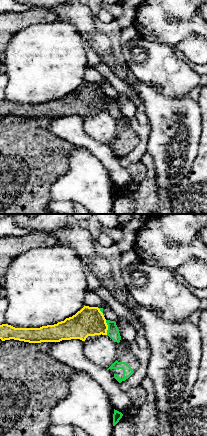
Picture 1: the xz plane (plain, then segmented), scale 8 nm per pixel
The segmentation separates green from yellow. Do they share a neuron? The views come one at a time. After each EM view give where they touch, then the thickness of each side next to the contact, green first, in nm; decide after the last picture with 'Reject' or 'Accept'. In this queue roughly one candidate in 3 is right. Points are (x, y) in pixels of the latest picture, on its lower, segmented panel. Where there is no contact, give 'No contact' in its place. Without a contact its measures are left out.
Touches green at (108, 327). Thickness 100 nm (green) against 240 nm

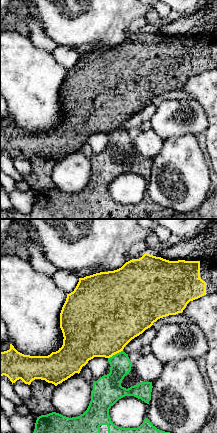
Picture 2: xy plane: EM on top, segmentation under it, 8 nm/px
Touches green at (115, 354). Thickness 170 nm (green) against 480 nm

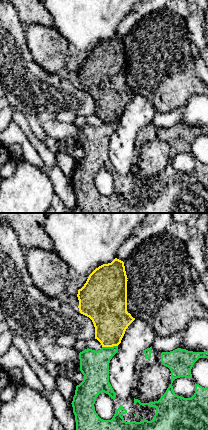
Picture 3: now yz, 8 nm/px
Touches green at (109, 347). Thickness 240 nm (green) against 280 nm

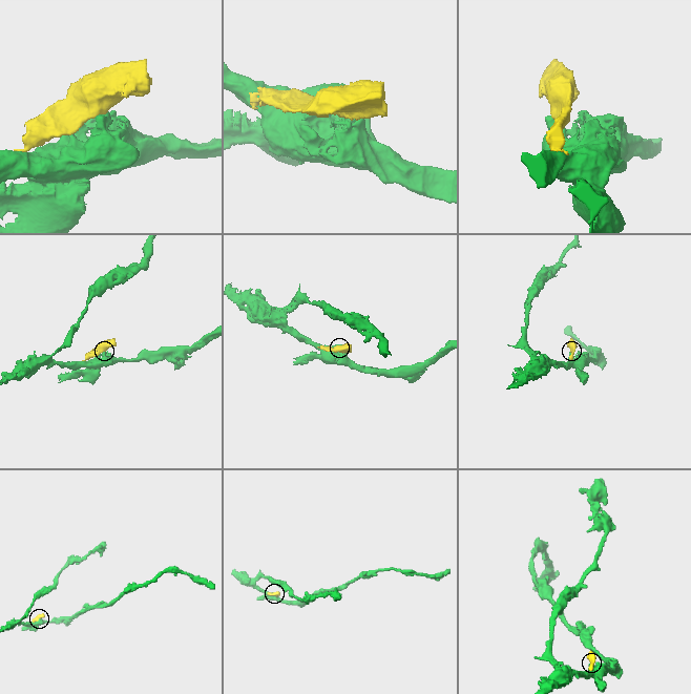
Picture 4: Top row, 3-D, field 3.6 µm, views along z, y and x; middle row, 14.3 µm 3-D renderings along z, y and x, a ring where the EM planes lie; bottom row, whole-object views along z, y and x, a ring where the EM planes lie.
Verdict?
Reject

